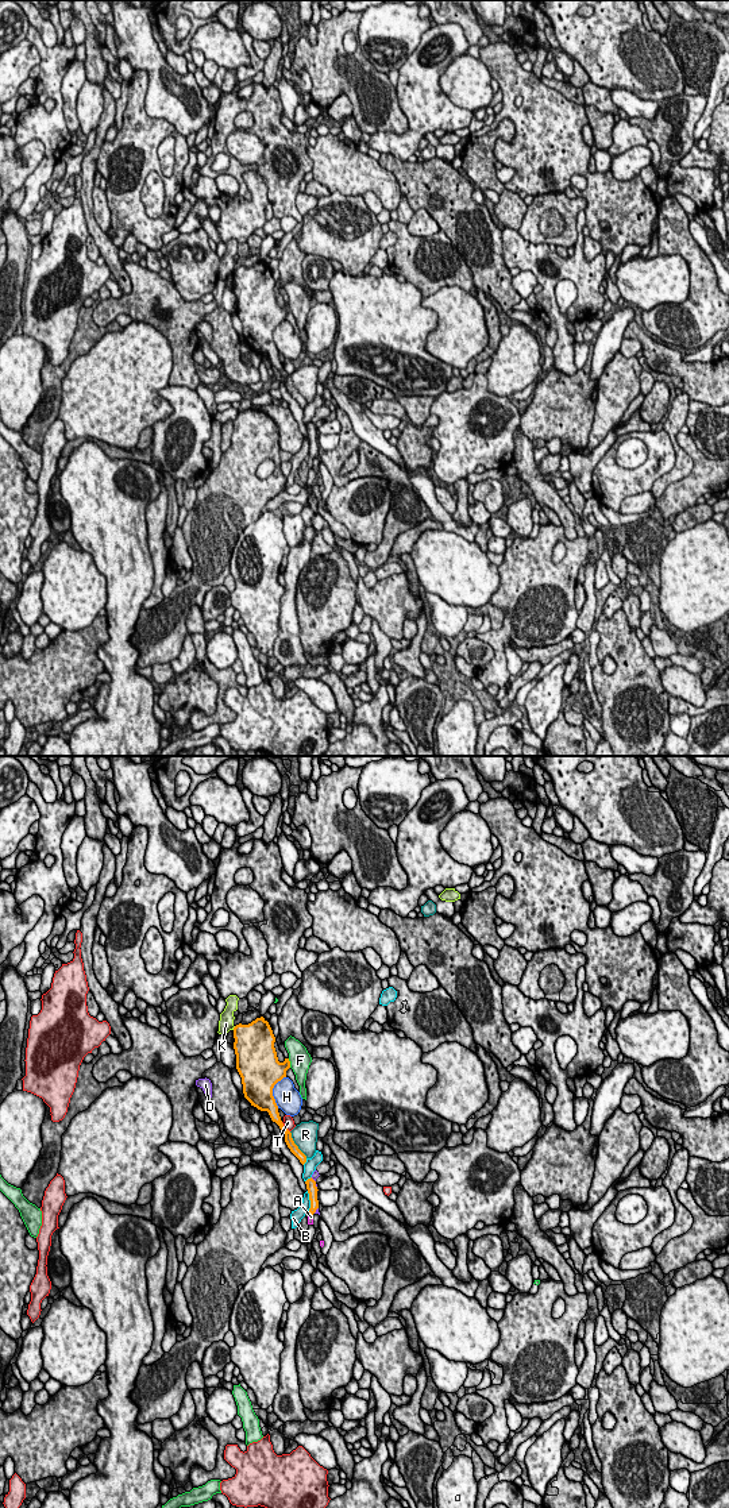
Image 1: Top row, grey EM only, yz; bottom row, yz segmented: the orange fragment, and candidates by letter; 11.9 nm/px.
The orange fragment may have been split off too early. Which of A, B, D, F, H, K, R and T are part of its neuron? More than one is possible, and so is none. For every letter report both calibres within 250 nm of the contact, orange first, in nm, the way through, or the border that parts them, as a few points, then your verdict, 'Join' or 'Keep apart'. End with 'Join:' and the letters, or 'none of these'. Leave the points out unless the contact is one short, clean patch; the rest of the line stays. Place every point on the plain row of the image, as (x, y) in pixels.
A: Thickness 100 nm (orange) against 60 nm. Path across: yz (312, 436), (311, 456), (311, 461). Join
B: Thickness 130 nm (orange) against 140 nm. Keep apart
D: Thickness 130 nm (orange) against 30 nm. Keep apart
F: Thickness 320 nm (orange) against 260 nm. Keep apart
H: Thickness 440 nm (orange) against 300 nm. Keep apart
K: Thickness 380 nm (orange) against 190 nm. Boundary: yz (235, 270), (232, 273). Keep apart
R: Thickness 100 nm (orange) against 280 nm. Keep apart
T: Thickness 130 nm (orange) against 130 nm. Keep apart
Join: A

